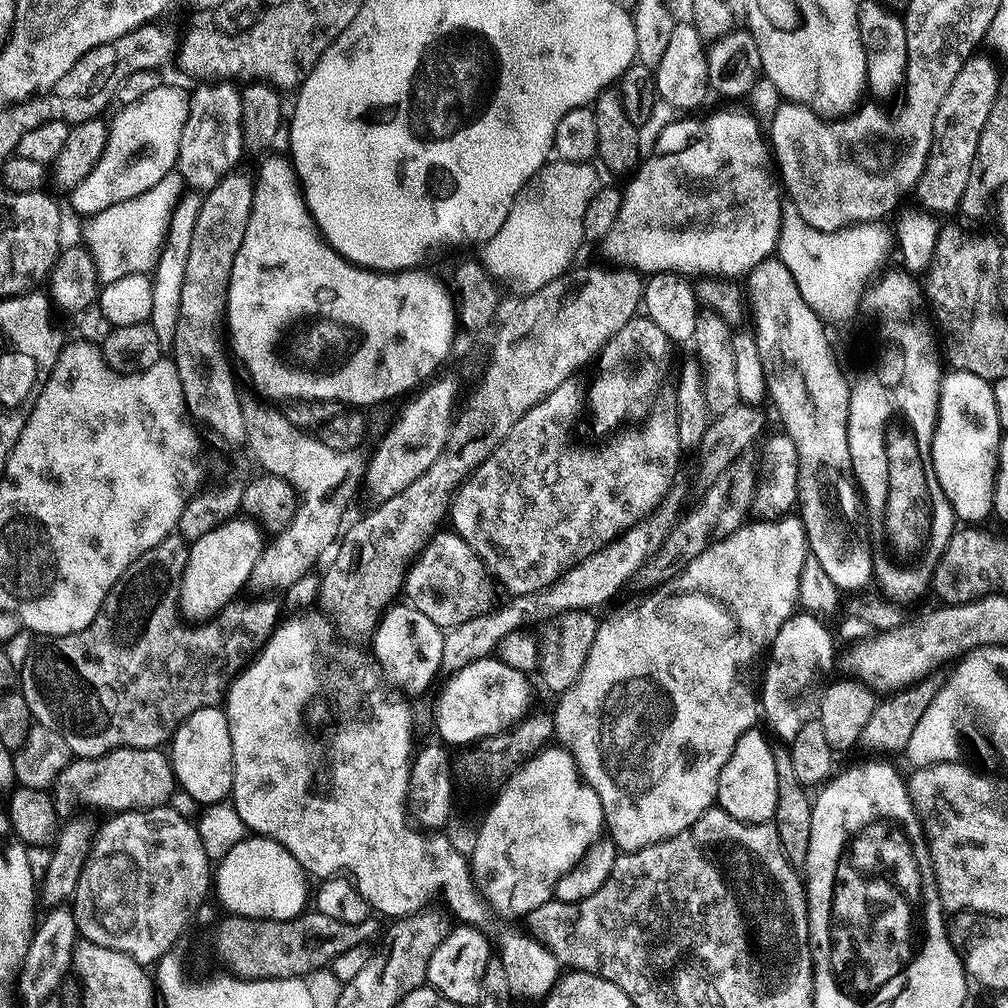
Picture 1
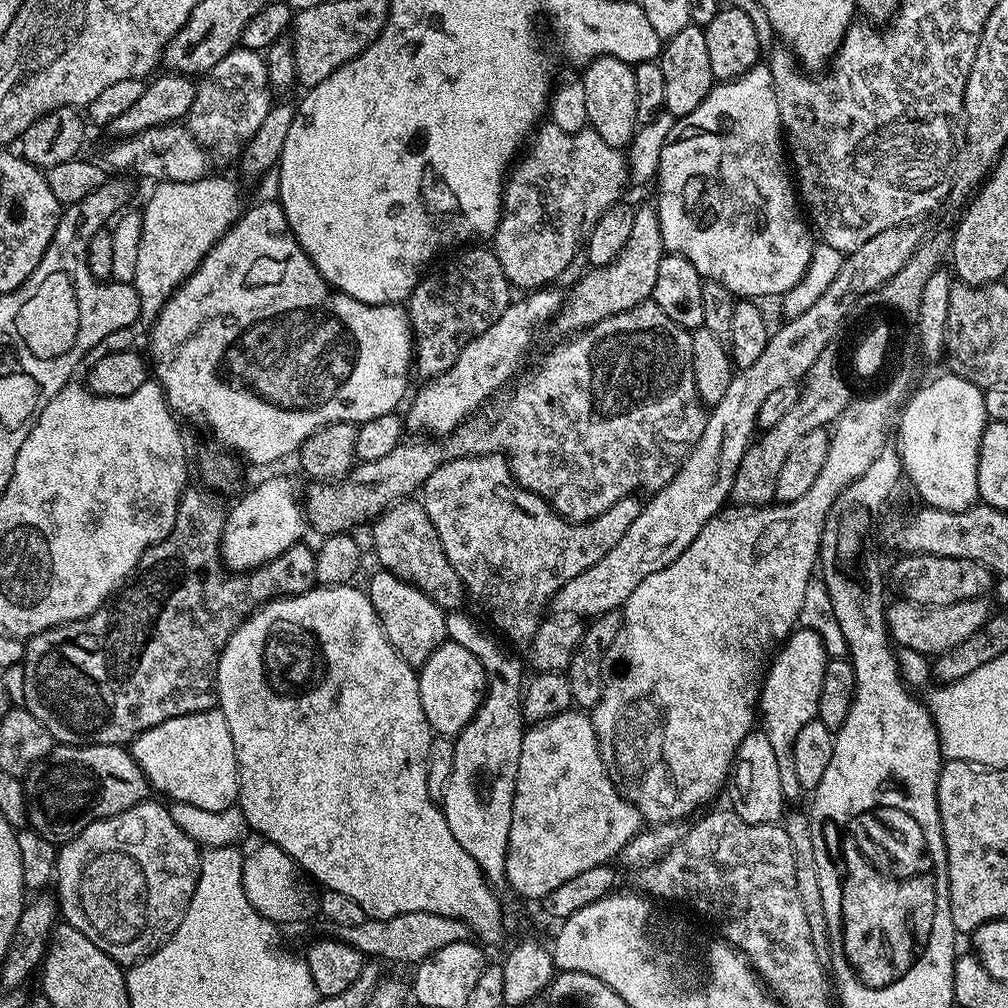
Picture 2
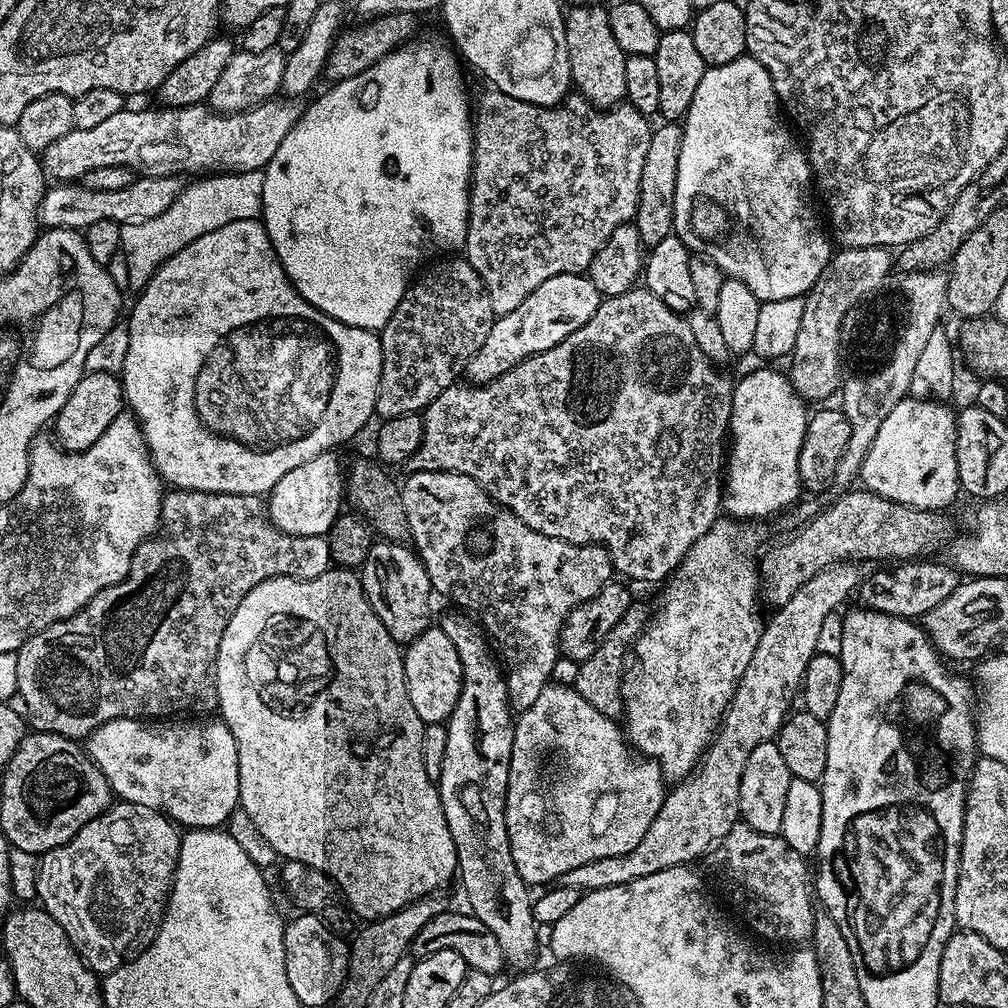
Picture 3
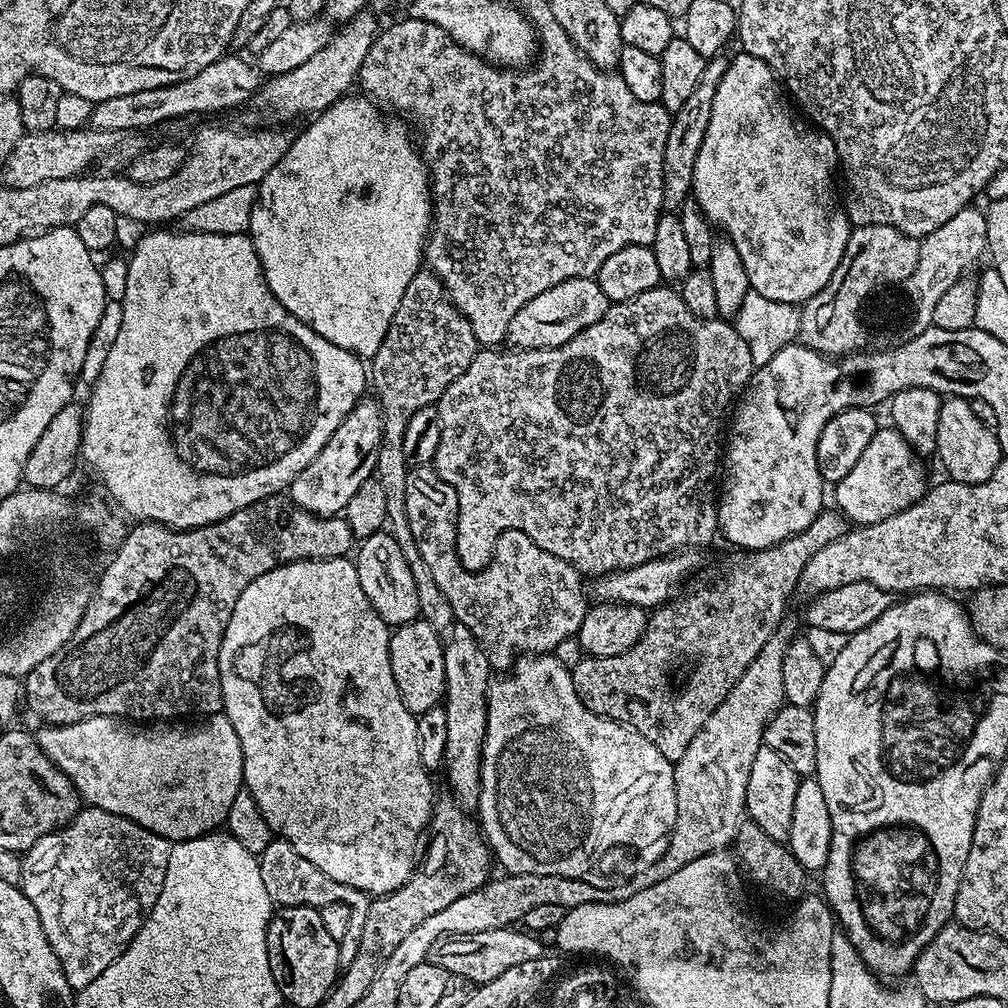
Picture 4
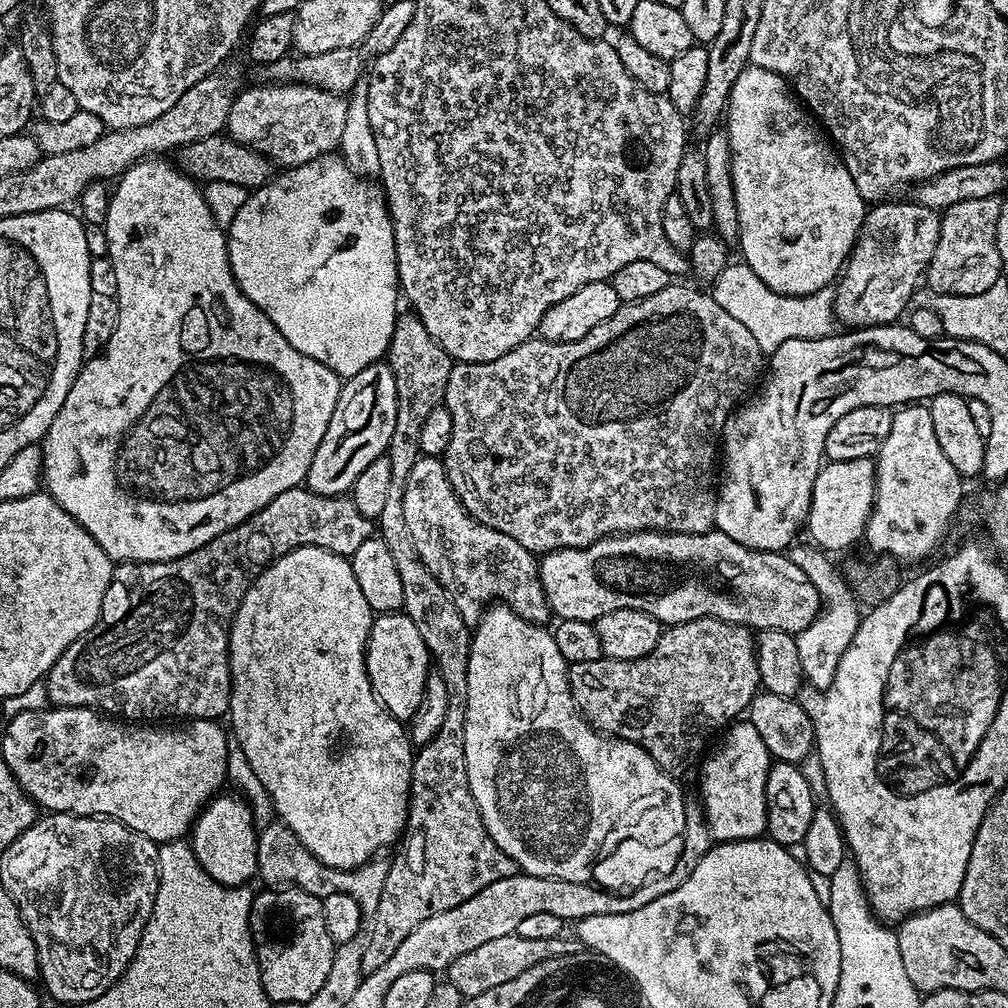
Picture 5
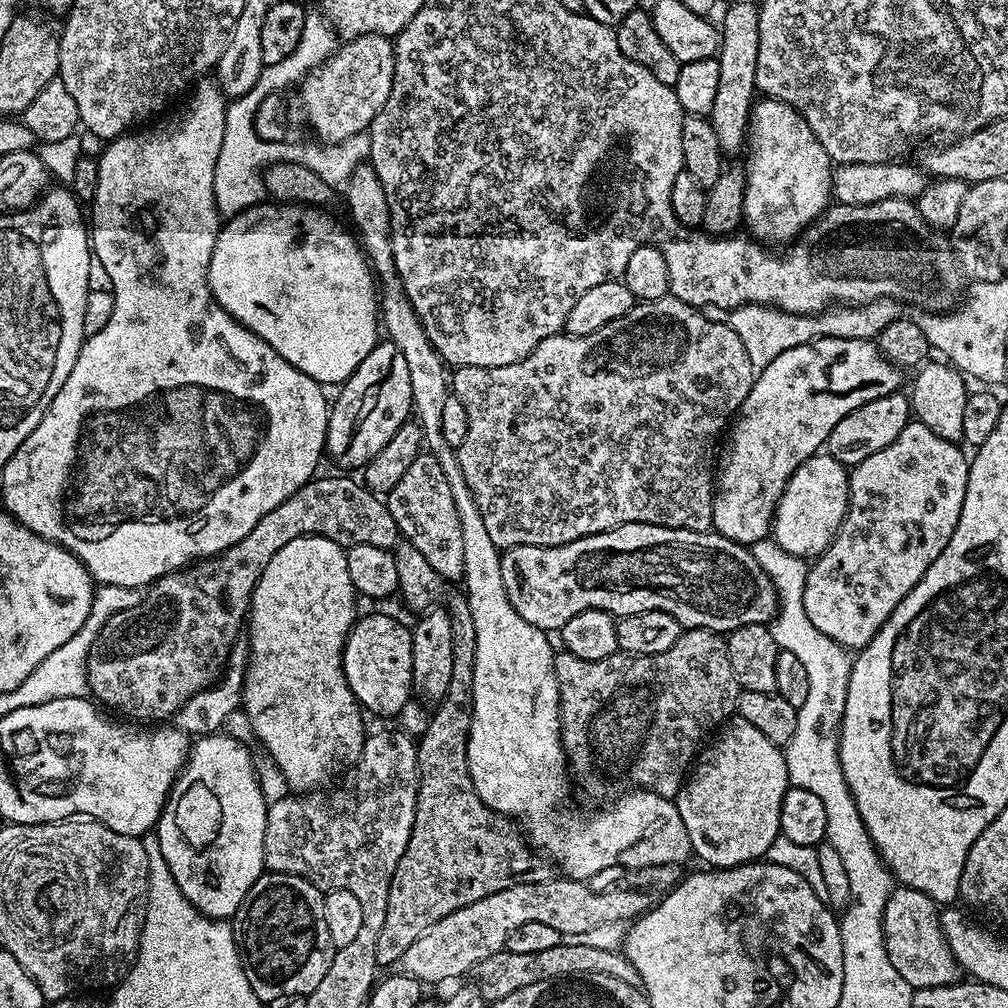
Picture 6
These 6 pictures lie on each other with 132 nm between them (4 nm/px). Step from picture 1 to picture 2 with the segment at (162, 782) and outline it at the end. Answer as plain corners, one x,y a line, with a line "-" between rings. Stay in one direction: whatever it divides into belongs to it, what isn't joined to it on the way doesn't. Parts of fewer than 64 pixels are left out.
66,744
53,747
43,760
39,760
28,771
22,783
26,794
30,828
40,836
47,837
51,834
50,839
56,846
77,836
96,820
105,820
119,812
130,810
135,804
145,803
149,799
148,792
150,793
149,782
138,762
134,762
127,747
119,744

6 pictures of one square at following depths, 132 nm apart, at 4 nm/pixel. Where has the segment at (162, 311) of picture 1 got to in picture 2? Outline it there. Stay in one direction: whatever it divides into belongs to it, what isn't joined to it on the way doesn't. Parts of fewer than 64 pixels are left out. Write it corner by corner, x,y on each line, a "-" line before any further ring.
209,174
194,182
174,182
162,180
148,196
142,207
142,238
138,242
138,266
134,266
134,278
130,281
138,294
140,315
151,322
162,310
162,306
170,299
172,293
183,280
204,260
204,256
215,246
221,236
240,219
240,188
232,180
224,176

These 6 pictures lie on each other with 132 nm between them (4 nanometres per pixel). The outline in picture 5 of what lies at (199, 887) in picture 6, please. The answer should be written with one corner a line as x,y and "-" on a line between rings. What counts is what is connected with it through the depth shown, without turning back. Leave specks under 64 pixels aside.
217,795
204,805
195,824
190,829
190,847
197,862
210,874
212,880
228,888
239,888
249,883
256,870
257,829
252,829
254,813
243,799
236,796

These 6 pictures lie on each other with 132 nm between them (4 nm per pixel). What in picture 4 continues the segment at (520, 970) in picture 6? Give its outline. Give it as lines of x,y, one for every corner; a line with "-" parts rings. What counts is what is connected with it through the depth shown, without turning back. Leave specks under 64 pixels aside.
516,926
478,930
478,934
454,934
434,942
430,960
431,963
445,968
452,976
461,976
473,986
479,986
486,982
496,982
501,974
506,974
521,962
536,962
536,959
546,952
540,940
543,939
539,935

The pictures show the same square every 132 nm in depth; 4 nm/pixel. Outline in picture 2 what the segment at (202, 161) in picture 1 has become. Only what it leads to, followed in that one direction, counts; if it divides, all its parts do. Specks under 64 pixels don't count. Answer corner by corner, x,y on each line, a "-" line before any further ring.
240,46
226,54
226,58
204,73
196,84
196,97
189,108
186,127
213,157
228,160
232,156
233,159
239,157
258,126
262,126
262,118
266,118
273,103
274,94
268,87
263,55

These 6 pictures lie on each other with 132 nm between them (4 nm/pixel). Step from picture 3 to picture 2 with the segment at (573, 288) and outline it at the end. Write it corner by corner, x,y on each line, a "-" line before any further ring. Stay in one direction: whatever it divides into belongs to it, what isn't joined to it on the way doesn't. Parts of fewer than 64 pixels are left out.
545,286
521,295
524,296
521,300
513,299
507,310
487,330
465,346
450,370
446,370
441,376
431,377
425,383
428,385
413,398
408,416
403,417
405,429
412,434
447,436
469,416
479,413
501,391
499,388
512,375
515,377
521,371
520,363
532,344
536,327
547,320
549,323
559,312
562,296
554,289
555,287

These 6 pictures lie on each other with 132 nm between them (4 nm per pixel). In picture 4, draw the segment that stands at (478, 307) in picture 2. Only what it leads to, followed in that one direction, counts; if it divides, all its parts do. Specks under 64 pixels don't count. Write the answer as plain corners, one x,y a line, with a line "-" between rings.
421,270
410,286
406,286
406,294
402,294
402,302
398,302
394,318
390,318
386,338
382,338
382,346
378,346
370,360
370,384
376,387
374,396
380,405
382,418
382,442
378,446
374,476
382,482
382,490
386,490
386,528
402,549
410,574
414,574
414,586
418,586
419,619
430,622
430,626
441,634
447,633
454,623
452,607
450,602
446,602
446,594
438,590
438,582
434,582
422,554
418,554
418,542
414,542
414,534
410,534
410,522
406,518
406,478
410,465
406,462
402,445
410,418
414,418
418,410
436,404
446,386
450,386
450,382
454,382
454,378
461,376
466,366
470,366
477,351
474,330
468,319
461,316
448,299
442,281
435,272

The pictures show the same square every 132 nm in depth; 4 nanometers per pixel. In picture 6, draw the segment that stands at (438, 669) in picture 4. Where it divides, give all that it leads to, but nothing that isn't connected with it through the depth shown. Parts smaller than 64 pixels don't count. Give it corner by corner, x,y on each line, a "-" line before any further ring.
384,612
361,615
352,625
344,644
344,673
350,690
365,713
399,717
414,696
411,627

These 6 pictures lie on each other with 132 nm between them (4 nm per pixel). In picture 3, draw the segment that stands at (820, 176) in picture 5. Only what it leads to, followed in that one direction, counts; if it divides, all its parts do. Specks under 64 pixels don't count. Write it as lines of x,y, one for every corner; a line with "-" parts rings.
745,54
739,56
734,62
709,67
704,73
702,82
698,82
698,91
694,93
694,102
690,102
690,110
682,121
682,127
684,133
680,139
680,149
678,150
678,178
674,186
674,226
672,231
675,236
686,245
689,252
703,254
714,261
722,269
725,277
746,282
746,286
750,286
750,290
754,290
754,294
761,302
785,300
795,296
804,296
811,292
820,275
828,268
828,262
834,255
834,244
822,220
822,225
820,225
819,218
812,213
814,177
812,165
808,163
807,151
802,147
801,141
799,144
792,137
793,129
781,109
780,100
776,97
774,90
774,82
762,66
762,62

